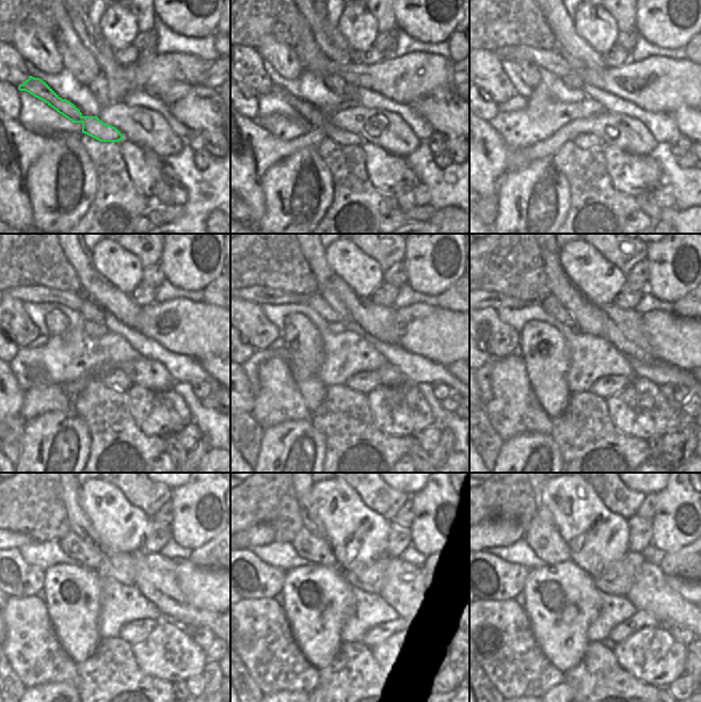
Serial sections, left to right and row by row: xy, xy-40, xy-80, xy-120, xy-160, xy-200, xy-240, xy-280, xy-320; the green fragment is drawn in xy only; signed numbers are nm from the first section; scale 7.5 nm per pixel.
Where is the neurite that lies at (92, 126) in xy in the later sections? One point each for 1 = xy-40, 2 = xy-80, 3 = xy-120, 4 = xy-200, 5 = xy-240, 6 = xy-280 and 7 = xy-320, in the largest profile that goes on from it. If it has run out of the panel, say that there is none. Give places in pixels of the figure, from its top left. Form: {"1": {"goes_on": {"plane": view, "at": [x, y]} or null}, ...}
{"1": {"goes_on": {"plane": "xy-40", "at": [311, 113]}}, "2": {"goes_on": {"plane": "xy-80", "at": [584, 140]}}, "3": {"goes_on": {"plane": "xy-120", "at": [113, 379]}}, "4": {"goes_on": {"plane": "xy-200", "at": [604, 387]}}, "5": {"goes_on": {"plane": "xy-240", "at": [134, 632]}}, "6": {"goes_on": {"plane": "xy-280", "at": [379, 633]}}, "7": {"goes_on": {"plane": "xy-320", "at": [640, 619]}}}

